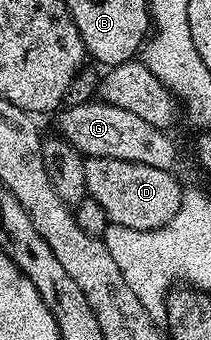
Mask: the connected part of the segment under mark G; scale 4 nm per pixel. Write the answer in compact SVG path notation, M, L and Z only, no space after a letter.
M93 101L86 105L65 106L59 115L59 138L74 145L74 149L89 159L102 157L134 161L138 165L154 165L154 169L162 169L177 177L183 176L184 159L175 141L168 136L169 132L142 121L142 117L126 109L118 109L118 105Z

